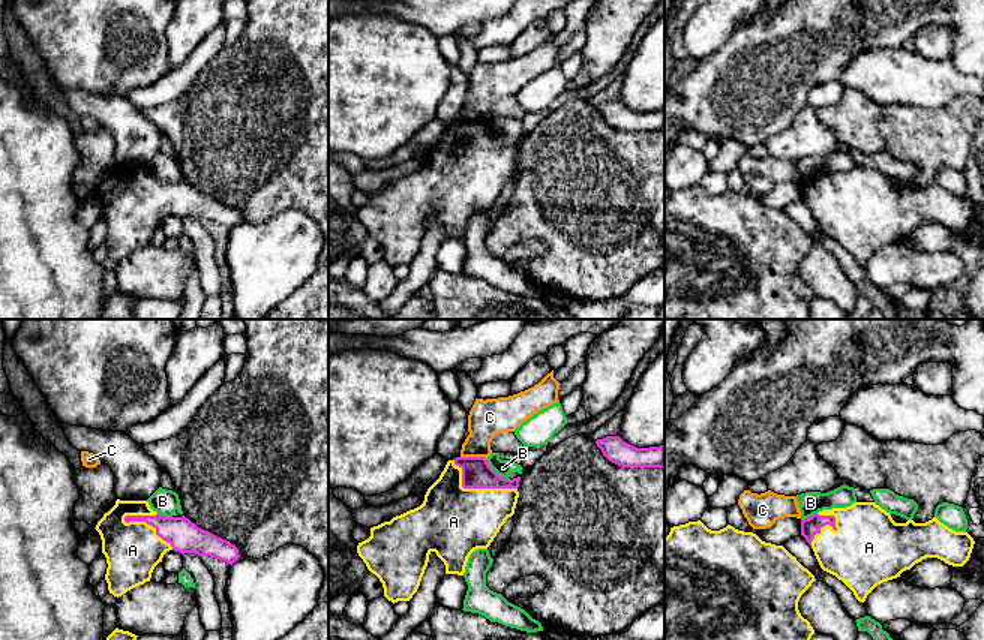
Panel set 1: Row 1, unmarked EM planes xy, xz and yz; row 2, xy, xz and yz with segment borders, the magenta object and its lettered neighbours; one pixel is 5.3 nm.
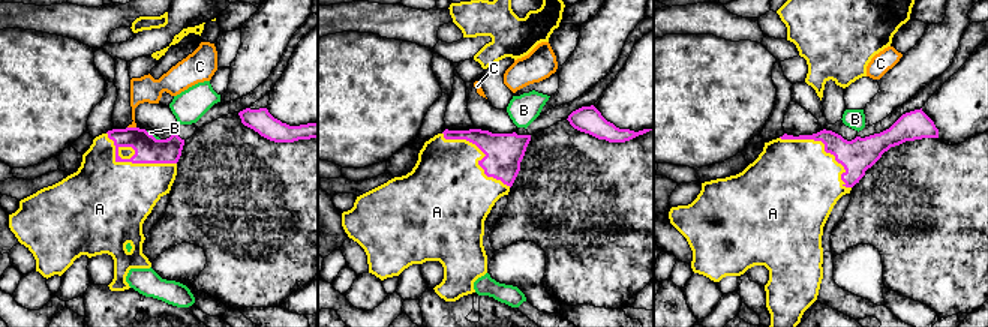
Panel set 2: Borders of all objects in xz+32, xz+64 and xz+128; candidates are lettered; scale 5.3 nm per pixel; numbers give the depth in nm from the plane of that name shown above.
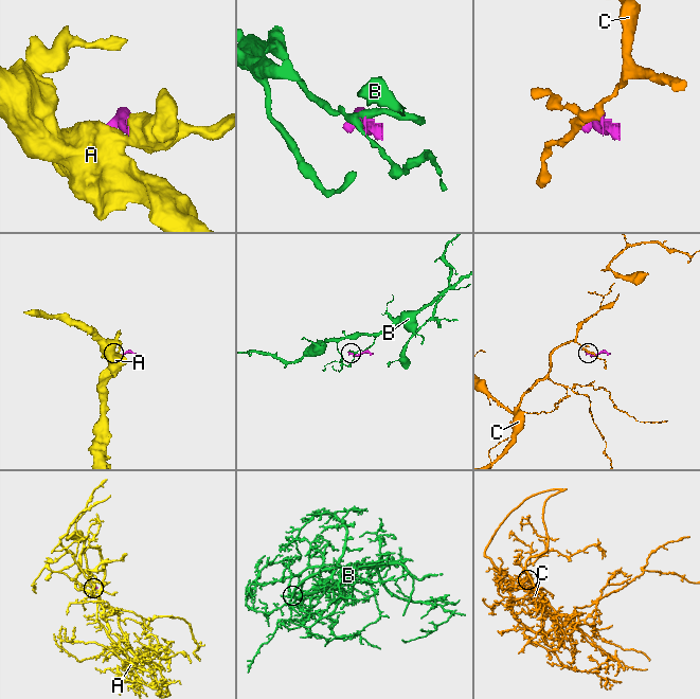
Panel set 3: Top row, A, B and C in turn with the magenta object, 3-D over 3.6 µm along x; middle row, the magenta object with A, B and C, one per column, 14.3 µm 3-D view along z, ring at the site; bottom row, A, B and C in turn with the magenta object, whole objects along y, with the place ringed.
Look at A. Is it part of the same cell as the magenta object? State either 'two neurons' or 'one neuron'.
one neuron

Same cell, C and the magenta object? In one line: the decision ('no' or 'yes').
no

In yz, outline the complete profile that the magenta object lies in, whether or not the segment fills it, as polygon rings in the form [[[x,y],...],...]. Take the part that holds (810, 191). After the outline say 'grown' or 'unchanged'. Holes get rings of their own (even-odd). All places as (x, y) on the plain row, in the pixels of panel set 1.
[[[855,166],[846,172],[819,175],[801,184],[801,199],[812,210],[820,232],[842,244],[860,267],[864,267],[878,249],[900,241],[926,222],[963,231],[975,208],[968,196],[956,196],[936,181],[926,187],[896,187],[891,178],[874,166]]]; grown

